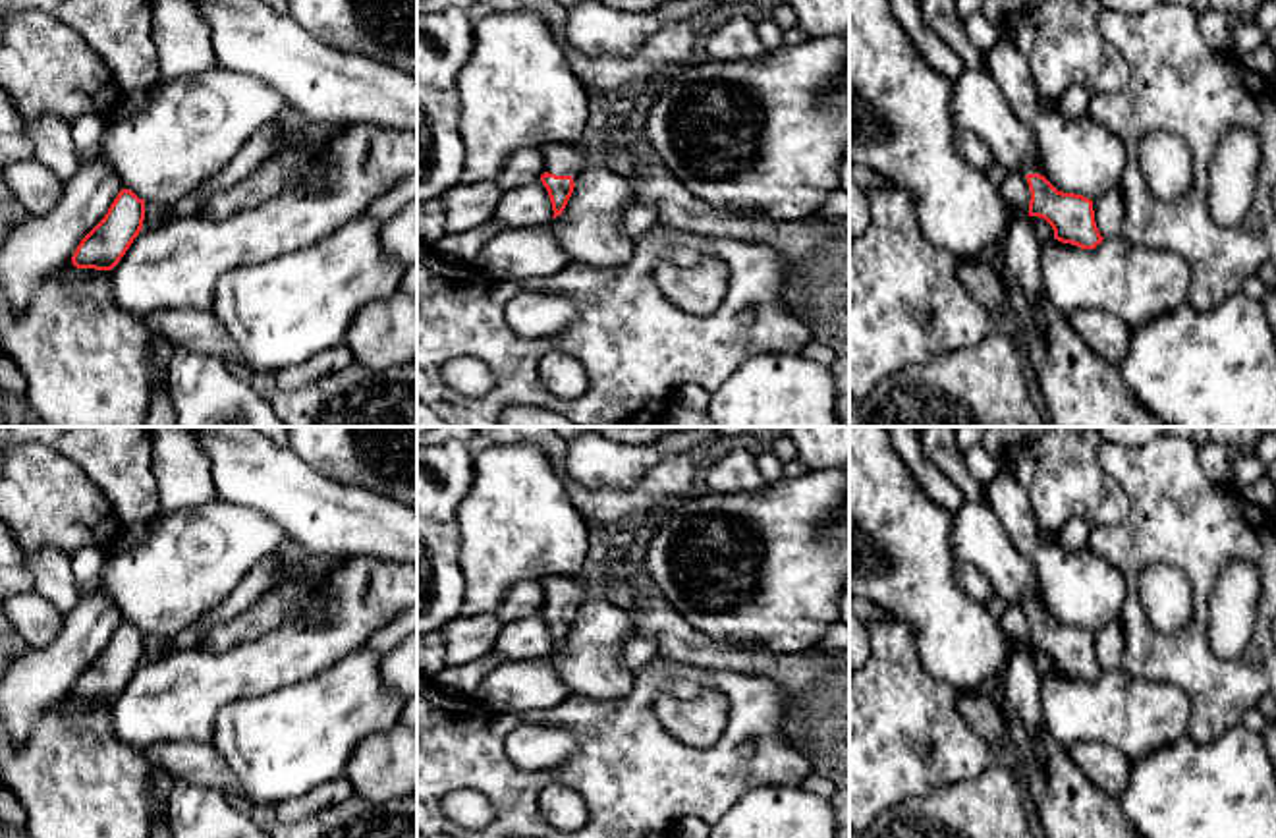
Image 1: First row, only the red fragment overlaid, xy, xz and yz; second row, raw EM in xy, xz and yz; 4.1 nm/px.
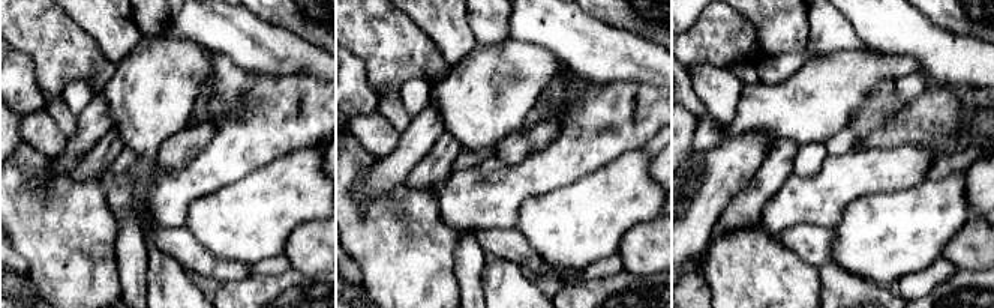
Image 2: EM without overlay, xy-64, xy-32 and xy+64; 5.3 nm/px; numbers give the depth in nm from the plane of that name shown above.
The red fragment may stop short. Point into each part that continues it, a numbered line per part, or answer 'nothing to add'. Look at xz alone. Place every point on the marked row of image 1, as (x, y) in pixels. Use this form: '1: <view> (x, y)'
1: xz (560, 159)

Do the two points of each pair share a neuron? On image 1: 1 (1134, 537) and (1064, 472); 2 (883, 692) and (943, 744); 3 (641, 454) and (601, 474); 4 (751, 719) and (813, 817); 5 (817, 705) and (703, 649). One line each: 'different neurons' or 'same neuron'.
1: different neurons
2: same neuron
3: same neuron
4: different neurons
5: same neuron

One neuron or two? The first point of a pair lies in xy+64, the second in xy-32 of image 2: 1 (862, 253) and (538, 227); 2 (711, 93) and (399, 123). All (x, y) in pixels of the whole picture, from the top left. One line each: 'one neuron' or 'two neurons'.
1: one neuron
2: one neuron

